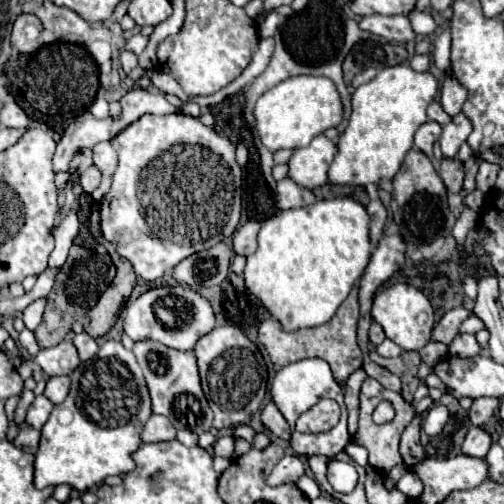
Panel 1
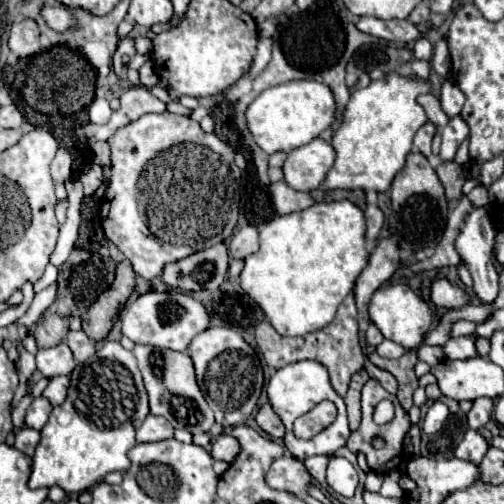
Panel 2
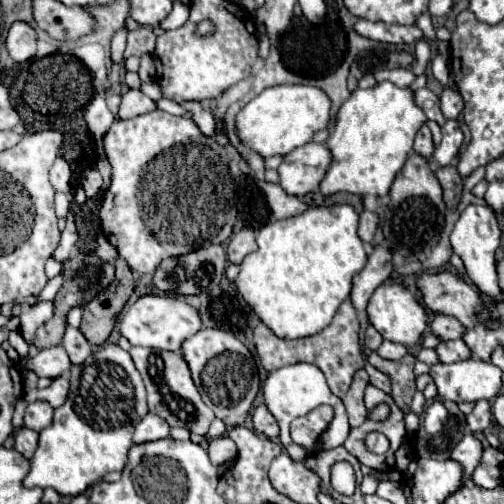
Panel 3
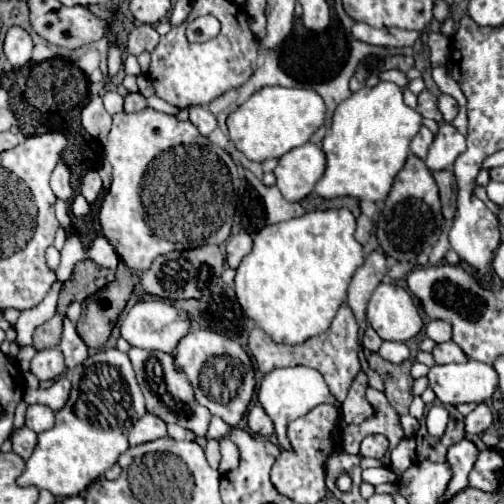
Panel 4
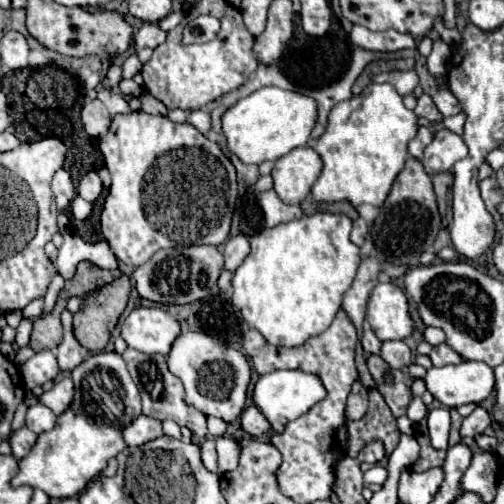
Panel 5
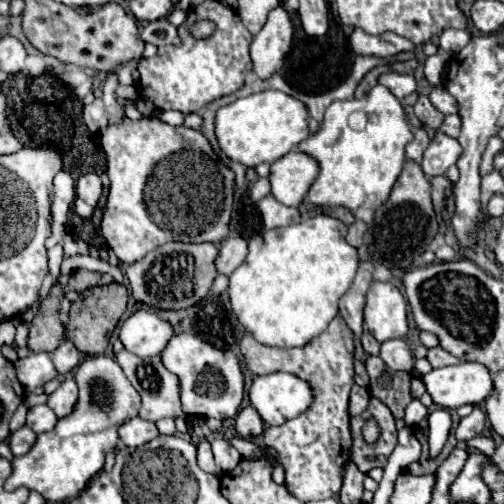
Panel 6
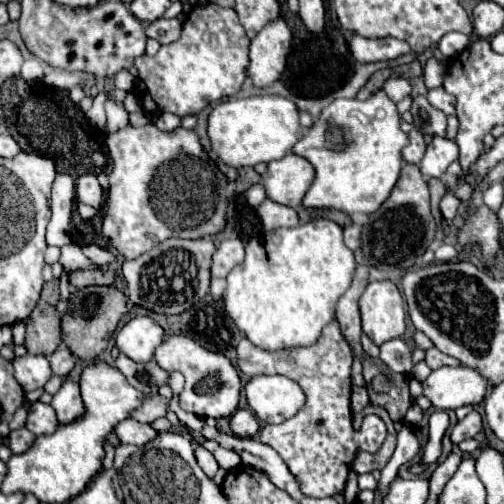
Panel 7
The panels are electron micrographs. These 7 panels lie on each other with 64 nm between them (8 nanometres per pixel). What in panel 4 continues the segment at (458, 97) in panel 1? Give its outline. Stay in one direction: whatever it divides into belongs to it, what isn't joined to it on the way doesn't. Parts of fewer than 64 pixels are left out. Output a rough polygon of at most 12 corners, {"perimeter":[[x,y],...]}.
{"perimeter":[[450,94],[438,96],[446,122],[458,114],[458,102]]}

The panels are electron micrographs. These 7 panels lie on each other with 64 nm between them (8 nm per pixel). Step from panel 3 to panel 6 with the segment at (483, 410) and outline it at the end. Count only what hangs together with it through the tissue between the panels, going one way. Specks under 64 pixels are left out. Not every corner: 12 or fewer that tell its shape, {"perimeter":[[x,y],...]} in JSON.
{"perimeter":[[476,406],[460,420],[456,440],[470,440],[484,430],[484,412]]}

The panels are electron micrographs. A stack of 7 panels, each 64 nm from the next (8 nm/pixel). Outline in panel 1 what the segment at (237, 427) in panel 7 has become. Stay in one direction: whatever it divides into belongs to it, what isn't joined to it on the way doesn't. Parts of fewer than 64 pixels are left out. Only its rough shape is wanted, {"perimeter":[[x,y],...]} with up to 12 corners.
{"perimeter":[[274,402],[262,408],[262,424],[278,438],[290,440],[290,428]]}

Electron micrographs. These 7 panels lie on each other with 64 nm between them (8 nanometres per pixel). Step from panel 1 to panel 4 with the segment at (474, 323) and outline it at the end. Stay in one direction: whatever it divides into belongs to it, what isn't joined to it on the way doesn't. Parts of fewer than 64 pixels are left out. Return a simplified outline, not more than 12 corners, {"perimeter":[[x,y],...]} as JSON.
{"perimeter":[[442,320],[426,326],[426,336],[436,344],[448,342],[452,332]]}

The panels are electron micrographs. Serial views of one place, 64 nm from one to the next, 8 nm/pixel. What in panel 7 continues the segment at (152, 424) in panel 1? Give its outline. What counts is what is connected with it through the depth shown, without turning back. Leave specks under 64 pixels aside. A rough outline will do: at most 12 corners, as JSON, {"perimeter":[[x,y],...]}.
{"perimeter":[[122,420],[114,432],[122,444],[144,446],[156,436],[150,424]]}

